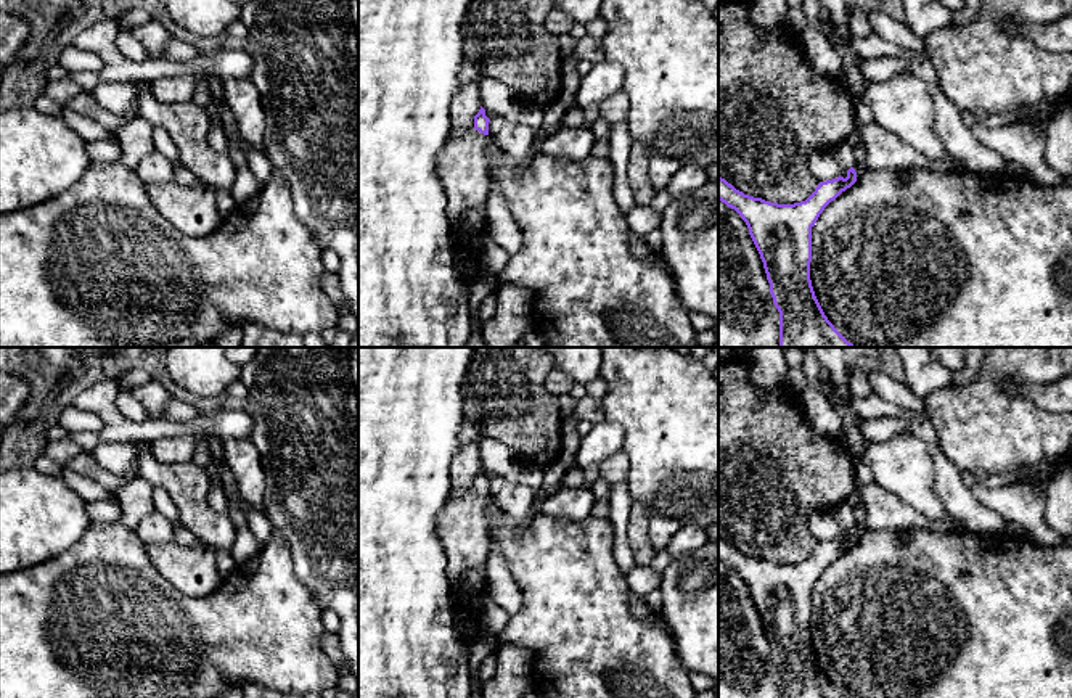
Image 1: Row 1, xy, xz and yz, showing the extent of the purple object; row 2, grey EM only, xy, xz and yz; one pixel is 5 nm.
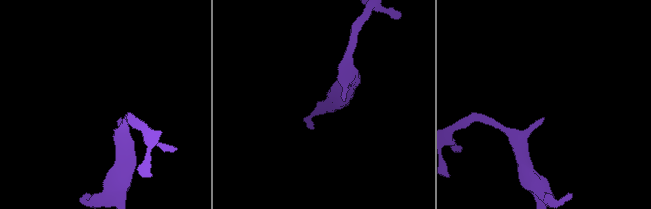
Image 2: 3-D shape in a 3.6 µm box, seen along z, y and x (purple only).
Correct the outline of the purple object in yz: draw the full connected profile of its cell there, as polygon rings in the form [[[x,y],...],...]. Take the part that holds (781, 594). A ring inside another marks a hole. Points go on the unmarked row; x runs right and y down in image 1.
[[[853,528],[847,537],[820,542],[815,552],[800,563],[778,565],[736,550],[718,537],[718,560],[734,569],[749,589],[760,614],[773,664],[779,672],[779,698],[844,698],[824,675],[810,640],[812,587],[824,568],[857,542]]]

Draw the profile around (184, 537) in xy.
[[[182,524],[175,526],[174,542],[185,547],[185,548],[206,547],[206,544],[198,536],[194,536],[188,529],[185,529]]]

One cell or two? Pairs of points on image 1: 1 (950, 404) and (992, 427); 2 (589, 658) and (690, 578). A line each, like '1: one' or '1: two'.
1: one
2: two

